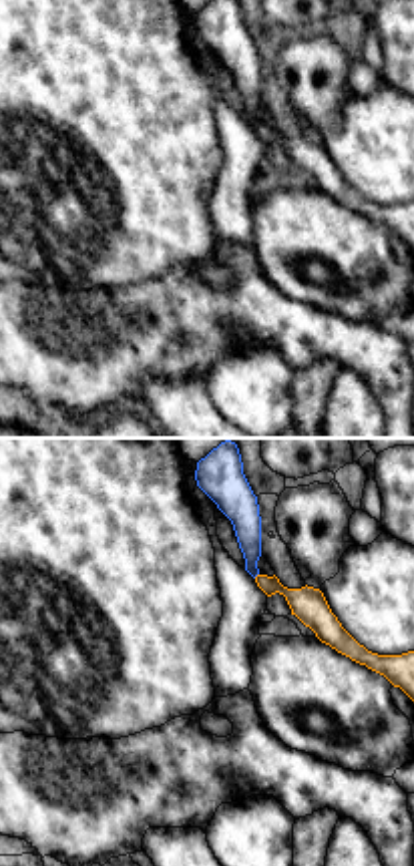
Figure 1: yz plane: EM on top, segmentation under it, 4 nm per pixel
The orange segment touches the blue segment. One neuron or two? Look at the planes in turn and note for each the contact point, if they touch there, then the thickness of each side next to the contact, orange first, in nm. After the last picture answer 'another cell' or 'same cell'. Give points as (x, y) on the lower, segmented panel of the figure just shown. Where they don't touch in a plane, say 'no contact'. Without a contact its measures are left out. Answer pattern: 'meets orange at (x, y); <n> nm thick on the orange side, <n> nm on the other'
no contact

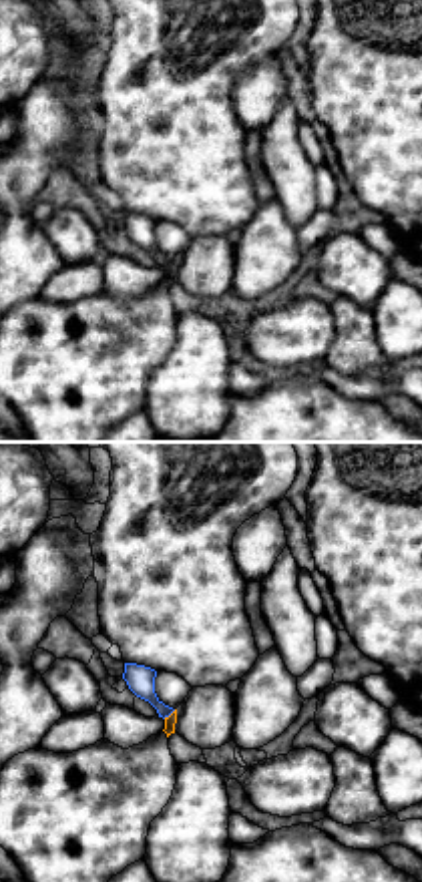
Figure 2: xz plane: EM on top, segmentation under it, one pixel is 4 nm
meets orange at (171, 714); 50 nm thick on the orange side, 110 nm on the other

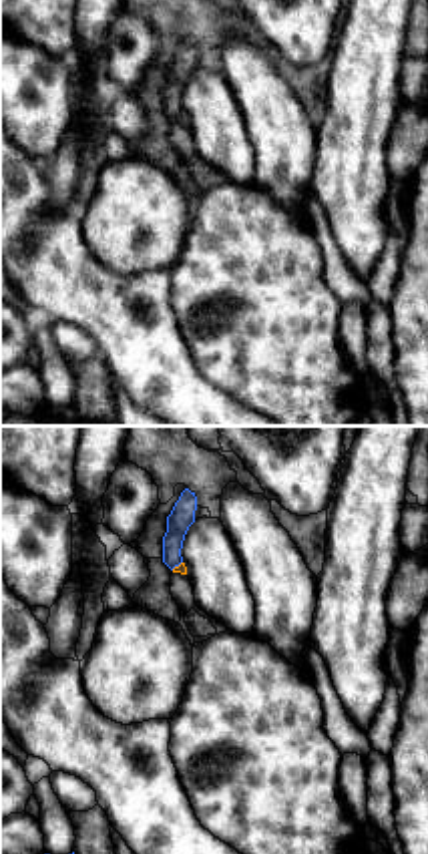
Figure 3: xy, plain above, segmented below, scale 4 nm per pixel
meets orange at (175, 567); 40 nm thick on the orange side, 100 nm on the other

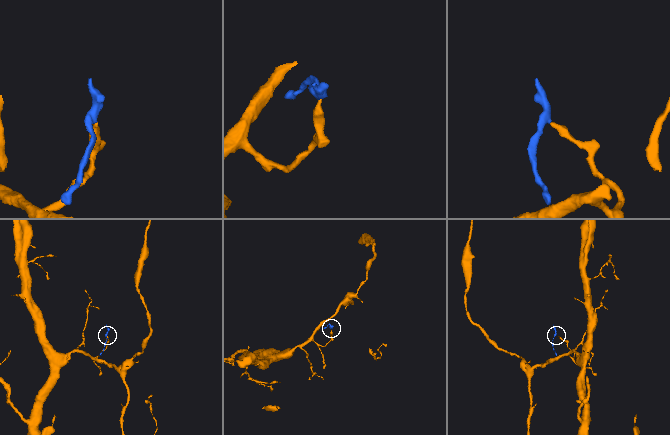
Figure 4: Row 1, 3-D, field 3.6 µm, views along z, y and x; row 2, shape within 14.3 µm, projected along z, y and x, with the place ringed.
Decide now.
another cell

